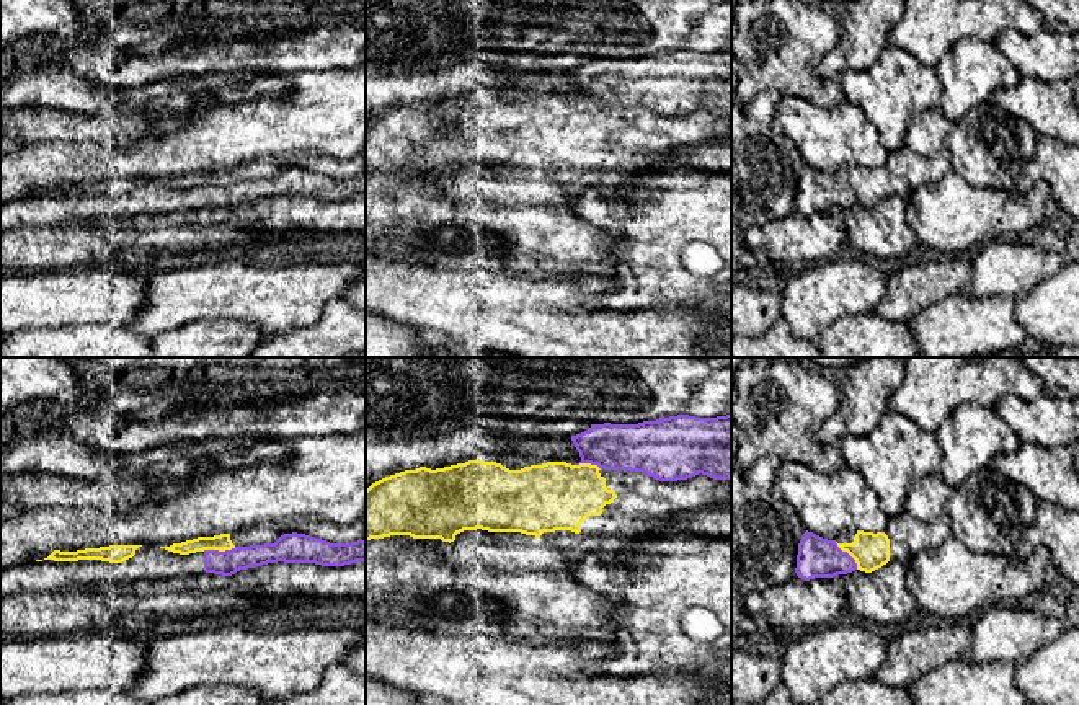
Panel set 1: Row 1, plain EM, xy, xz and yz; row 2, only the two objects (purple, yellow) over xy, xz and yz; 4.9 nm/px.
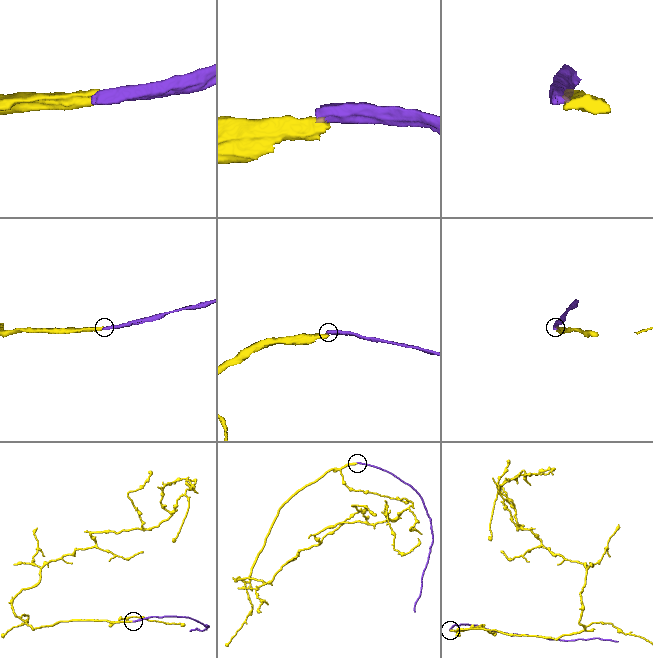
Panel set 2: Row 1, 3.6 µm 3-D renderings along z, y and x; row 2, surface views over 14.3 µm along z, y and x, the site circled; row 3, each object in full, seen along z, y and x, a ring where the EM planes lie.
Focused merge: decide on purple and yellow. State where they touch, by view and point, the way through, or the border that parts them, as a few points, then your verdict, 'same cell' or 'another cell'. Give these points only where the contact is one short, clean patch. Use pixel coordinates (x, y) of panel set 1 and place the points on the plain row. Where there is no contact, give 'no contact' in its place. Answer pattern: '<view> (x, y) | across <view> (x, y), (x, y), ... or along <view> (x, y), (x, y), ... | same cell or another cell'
xy (217, 185) | along xy (235, 181), (203, 185) | another cell

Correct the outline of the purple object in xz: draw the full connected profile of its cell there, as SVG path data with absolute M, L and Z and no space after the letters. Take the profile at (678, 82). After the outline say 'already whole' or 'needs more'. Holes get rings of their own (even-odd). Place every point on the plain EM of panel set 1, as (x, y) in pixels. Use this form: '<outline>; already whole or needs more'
M677 49L638 59L591 59L588 65L571 70L571 75L579 86L579 98L597 100L602 104L642 106L659 116L687 114L699 108L715 114L731 114L731 49L717 52Z; already whole

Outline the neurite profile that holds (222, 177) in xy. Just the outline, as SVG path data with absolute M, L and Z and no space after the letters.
M289 152L279 157L258 158L235 168L198 171L160 183L180 189L204 184L225 186L235 181L274 178L281 170L292 166L322 173L330 178L351 178L366 173L366 152L348 160L338 160L322 152Z

